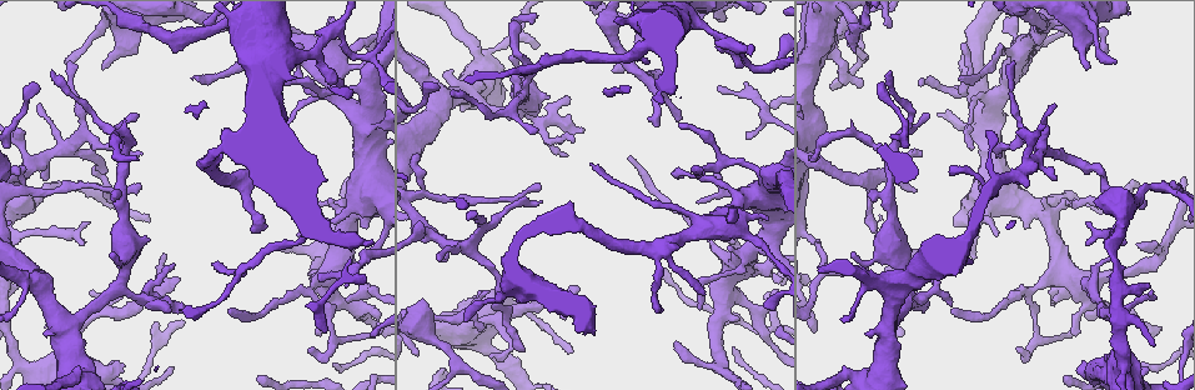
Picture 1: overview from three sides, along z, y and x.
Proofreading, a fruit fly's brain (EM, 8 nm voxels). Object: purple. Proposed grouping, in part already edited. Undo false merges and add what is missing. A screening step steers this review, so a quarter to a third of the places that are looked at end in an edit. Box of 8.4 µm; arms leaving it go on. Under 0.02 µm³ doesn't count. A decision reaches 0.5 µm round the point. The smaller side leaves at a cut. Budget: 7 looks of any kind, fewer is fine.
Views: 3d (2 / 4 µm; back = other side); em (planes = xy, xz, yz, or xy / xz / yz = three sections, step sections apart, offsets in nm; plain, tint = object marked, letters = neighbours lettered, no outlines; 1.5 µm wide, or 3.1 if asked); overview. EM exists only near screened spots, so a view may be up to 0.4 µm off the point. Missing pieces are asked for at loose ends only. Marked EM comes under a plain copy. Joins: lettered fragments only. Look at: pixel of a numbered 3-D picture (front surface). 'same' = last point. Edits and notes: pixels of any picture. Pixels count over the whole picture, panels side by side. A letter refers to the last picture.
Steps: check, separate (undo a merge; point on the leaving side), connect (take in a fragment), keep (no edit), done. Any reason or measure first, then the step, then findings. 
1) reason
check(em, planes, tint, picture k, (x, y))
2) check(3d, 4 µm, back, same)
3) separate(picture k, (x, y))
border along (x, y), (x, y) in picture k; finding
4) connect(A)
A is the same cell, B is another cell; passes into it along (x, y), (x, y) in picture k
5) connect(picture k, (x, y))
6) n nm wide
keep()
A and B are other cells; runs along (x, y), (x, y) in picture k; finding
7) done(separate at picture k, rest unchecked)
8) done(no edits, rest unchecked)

an open end
check(3d, 4 µm, picture 1, (1087, 70))

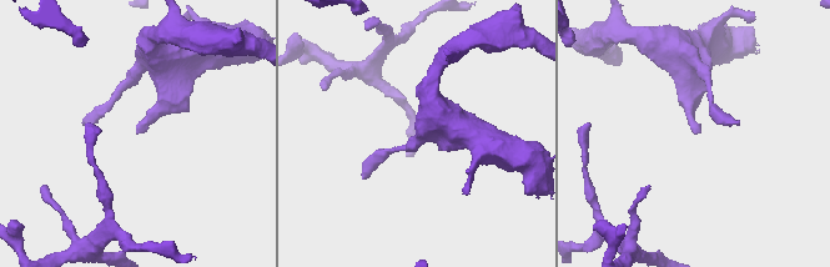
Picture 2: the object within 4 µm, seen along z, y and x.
need the tissue
check(em, planes, letters, picture 2, (136, 132))

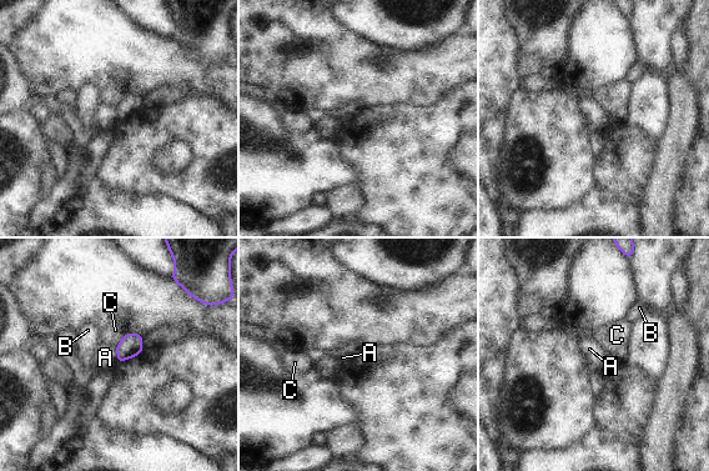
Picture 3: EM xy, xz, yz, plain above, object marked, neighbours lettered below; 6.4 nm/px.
C touches over 100 nm
keep()
A, B and C are other cells; no lettered fragment goes on from it

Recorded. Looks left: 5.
an open end
check(3d, 4 µm, picture 1, (171, 309))

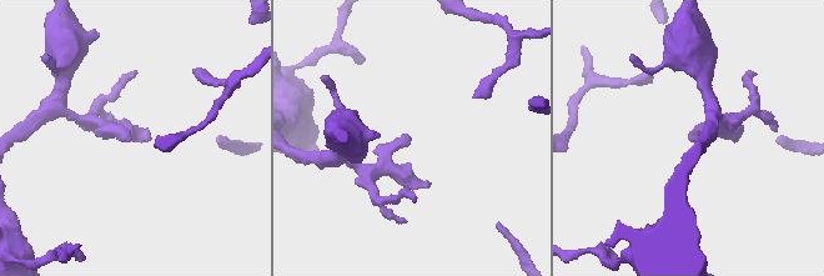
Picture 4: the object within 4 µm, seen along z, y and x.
check(em, xy, step 8, tint, picture 4, (691, 141))

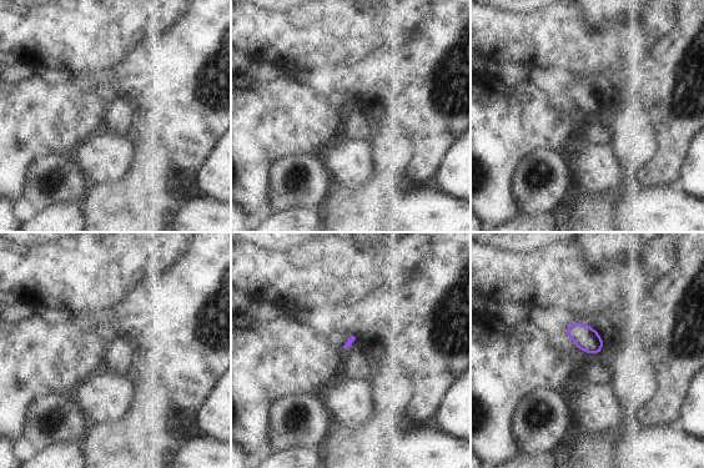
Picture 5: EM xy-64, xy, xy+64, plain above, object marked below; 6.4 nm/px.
another direction
check(em, planes, letters, same)

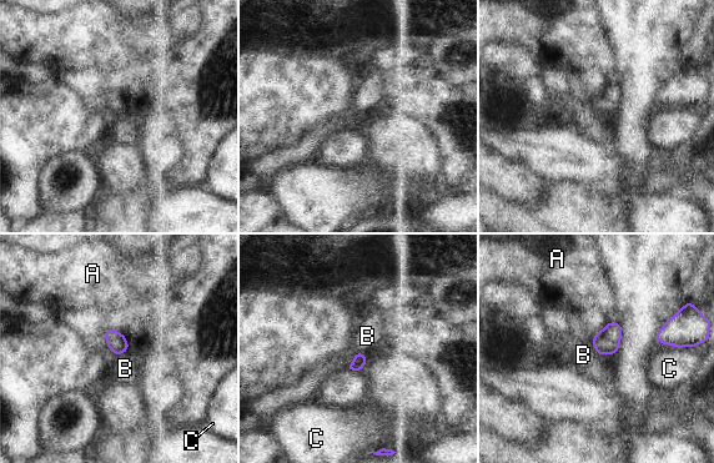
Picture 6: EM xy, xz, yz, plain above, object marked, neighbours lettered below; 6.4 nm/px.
keep()
A, B and C are other cells; border along (592, 341), (596, 351), (602, 356) in picture 6; none of them fits

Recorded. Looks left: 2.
done(no edits, rest unchecked)

